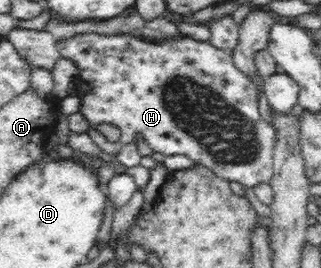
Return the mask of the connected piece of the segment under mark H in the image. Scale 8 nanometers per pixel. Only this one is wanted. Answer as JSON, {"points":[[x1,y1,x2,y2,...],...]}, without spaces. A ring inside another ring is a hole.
{"points":[[120,32,116,36,86,33,58,38,56,49,60,56,74,62,78,76,88,87,78,112,84,118,84,130,102,151,117,156,126,144,134,143,138,134,154,153,166,156,182,154,229,183,237,182,245,187,270,183,274,176,274,127,262,119,258,111,258,89,234,64,231,52,216,48,209,40,197,41,187,36,148,41],[104,122,120,128,122,135,116,142,108,142,95,129]]}

